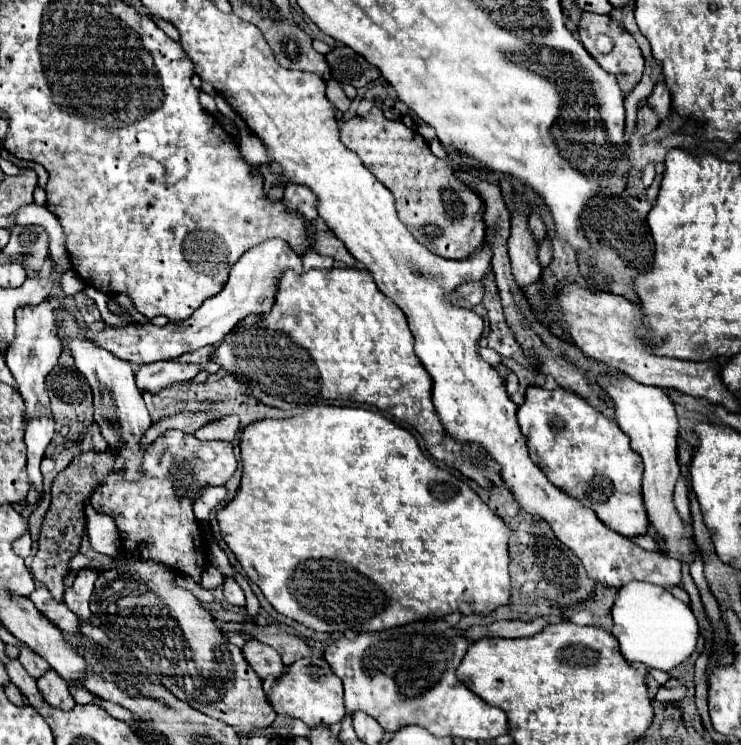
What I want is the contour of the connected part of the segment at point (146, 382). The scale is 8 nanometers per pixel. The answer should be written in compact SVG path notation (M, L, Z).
M167 361L167 363L149 363L139 367L139 373L135 375L135 381L139 381L139 389L149 393L159 393L161 389L179 383L179 381L191 381L201 371L195 363L179 363Z

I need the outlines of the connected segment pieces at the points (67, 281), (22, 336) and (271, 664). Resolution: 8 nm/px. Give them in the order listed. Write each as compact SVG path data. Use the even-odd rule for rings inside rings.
M73 269L65 272L61 277L61 288L67 296L74 296L85 287L85 282Z
M49 295L43 303L31 305L31 307L19 307L15 319L17 319L17 337L15 347L5 355L7 367L13 373L15 381L19 383L19 393L27 405L27 421L31 421L31 415L35 415L37 403L49 405L47 389L45 389L45 377L49 371L57 365L61 351L65 349L59 333L57 333L57 319L55 311L63 305L63 299L57 295Z
M249 639L243 647L243 655L247 659L247 663L251 665L251 669L263 679L267 675L275 675L279 677L283 673L283 661L279 657L279 653L275 649L271 649L269 645L263 645L257 639Z

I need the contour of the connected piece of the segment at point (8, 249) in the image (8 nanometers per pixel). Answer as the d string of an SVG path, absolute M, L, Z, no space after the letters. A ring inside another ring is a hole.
M15 225L11 227L11 239L1 249L1 253L9 259L17 257L17 261L31 273L37 273L43 269L43 263L47 259L49 241L47 233L39 225Z

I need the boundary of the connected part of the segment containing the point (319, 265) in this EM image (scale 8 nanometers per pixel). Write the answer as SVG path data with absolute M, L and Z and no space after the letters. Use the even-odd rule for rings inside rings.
M309 253L307 257L303 257L303 269L331 269L333 267L333 259L331 257L323 257L319 253Z

